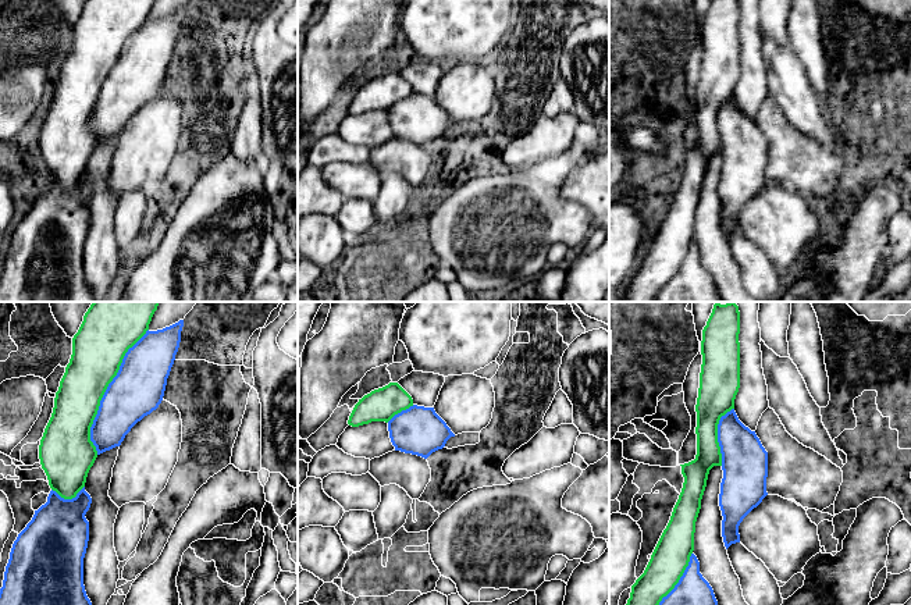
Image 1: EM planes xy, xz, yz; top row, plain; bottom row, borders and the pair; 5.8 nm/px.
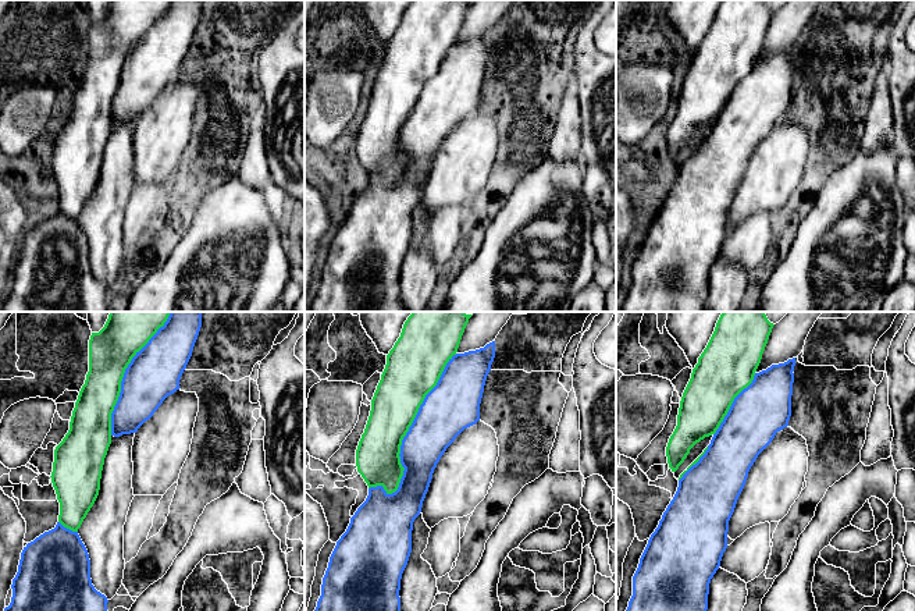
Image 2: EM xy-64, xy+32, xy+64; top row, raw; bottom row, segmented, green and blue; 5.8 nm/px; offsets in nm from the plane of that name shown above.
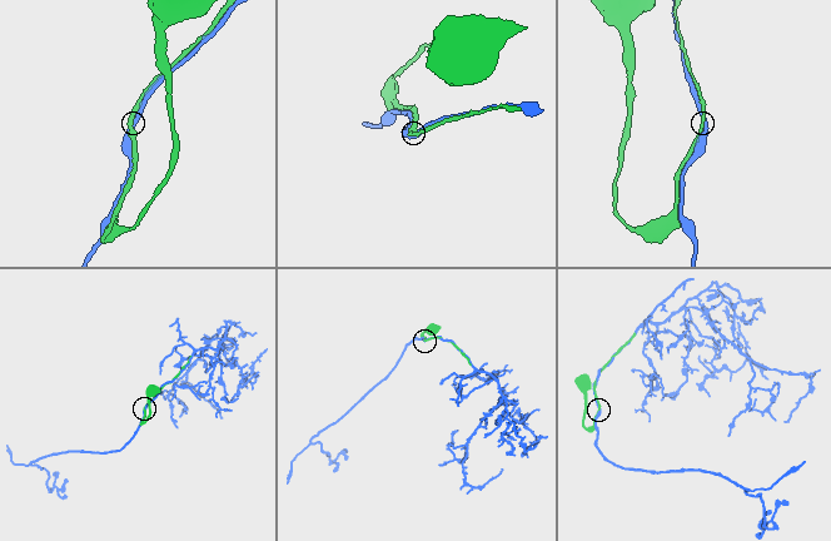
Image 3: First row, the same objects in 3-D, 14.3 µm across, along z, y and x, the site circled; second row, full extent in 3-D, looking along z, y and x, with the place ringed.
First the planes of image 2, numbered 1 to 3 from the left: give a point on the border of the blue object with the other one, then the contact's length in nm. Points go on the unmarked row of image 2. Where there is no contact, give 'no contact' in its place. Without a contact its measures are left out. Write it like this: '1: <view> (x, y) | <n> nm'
1: xy-64 (124, 60) | 800 nm
2: xy+32 (405, 123) | 950 nm
3: xy+64 (732, 91) | 440 nm

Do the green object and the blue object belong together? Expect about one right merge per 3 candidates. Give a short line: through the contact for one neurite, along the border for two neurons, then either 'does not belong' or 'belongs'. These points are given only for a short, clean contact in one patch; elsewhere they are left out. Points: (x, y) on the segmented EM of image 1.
belongs

